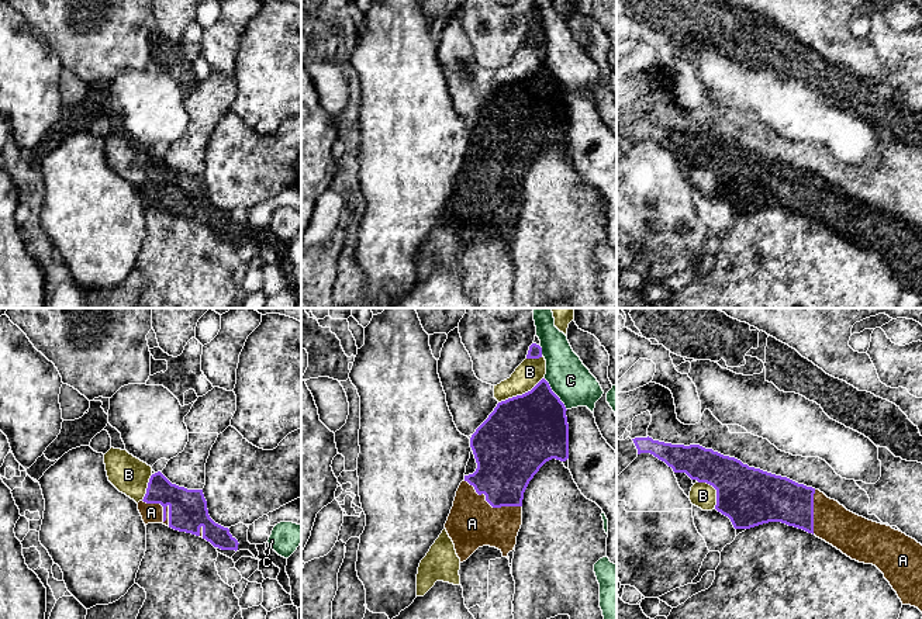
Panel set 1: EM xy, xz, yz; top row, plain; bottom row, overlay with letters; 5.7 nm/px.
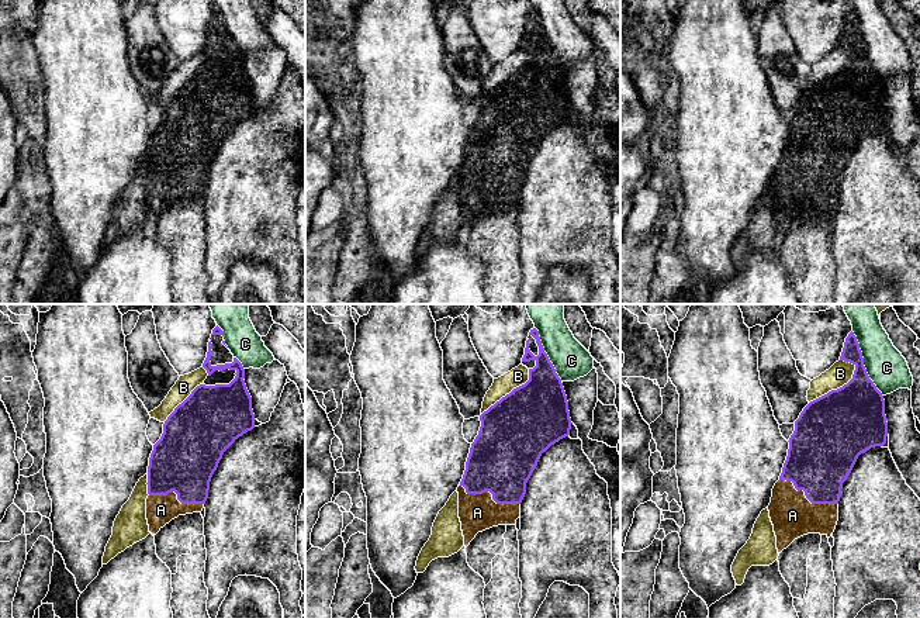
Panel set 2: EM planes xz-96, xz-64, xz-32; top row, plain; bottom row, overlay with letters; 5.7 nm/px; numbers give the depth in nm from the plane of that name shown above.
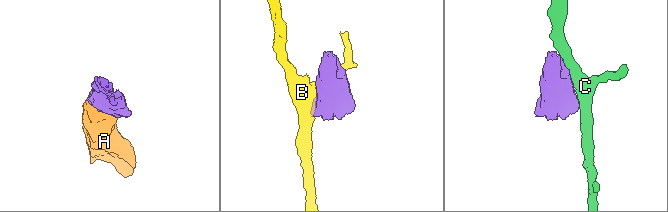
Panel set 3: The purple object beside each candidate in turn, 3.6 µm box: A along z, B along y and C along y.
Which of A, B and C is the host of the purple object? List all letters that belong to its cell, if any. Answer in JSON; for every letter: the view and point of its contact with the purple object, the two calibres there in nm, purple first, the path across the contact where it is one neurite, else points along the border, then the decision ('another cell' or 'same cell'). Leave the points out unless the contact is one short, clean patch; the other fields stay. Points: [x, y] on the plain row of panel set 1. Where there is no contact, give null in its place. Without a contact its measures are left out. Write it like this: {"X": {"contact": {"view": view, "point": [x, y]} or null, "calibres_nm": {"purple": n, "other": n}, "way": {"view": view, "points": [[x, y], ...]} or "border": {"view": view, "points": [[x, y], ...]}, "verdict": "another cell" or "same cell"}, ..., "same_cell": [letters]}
{"A": {"contact": {"view": "xy", "point": [162, 190]}, "calibres_nm": {"purple": 220, "other": 110}, "verdict": "same cell"}, "B": {"contact": {"view": "xz", "point": [522, 79]}, "calibres_nm": {"purple": 420, "other": 150}, "verdict": "another cell"}, "C": {"contact": {"view": "xz", "point": [555, 79]}, "calibres_nm": {"purple": 420, "other": 240}, "verdict": "another cell"}, "same_cell": ["A"]}

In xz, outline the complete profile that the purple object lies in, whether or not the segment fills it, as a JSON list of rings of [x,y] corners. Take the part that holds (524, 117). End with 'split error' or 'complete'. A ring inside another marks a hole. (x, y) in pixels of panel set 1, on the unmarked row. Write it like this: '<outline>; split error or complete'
[[[542,63],[531,76],[497,89],[470,122],[477,153],[460,167],[445,214],[460,248],[479,232],[490,231],[508,242],[522,210],[524,177],[549,145],[569,143],[569,108],[566,91]]]; split error

